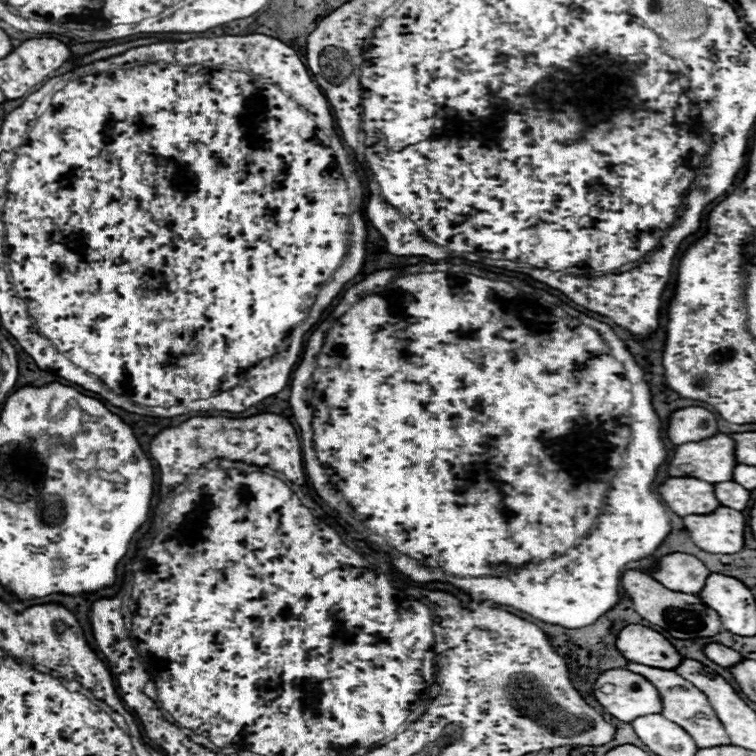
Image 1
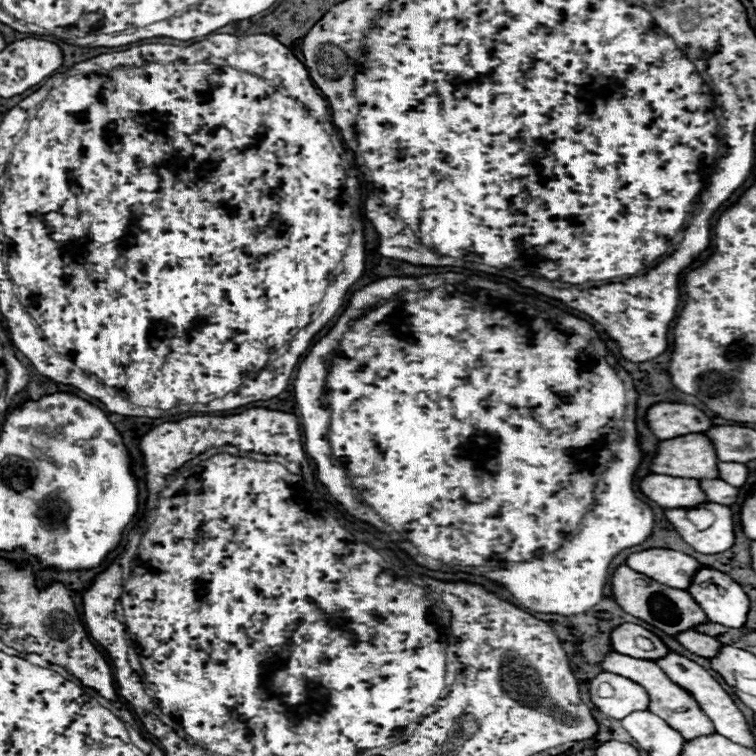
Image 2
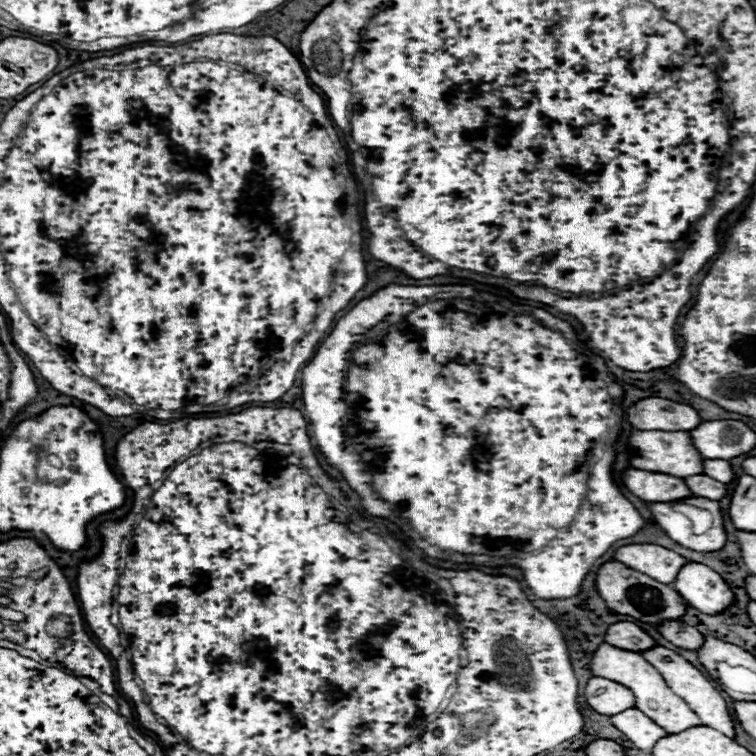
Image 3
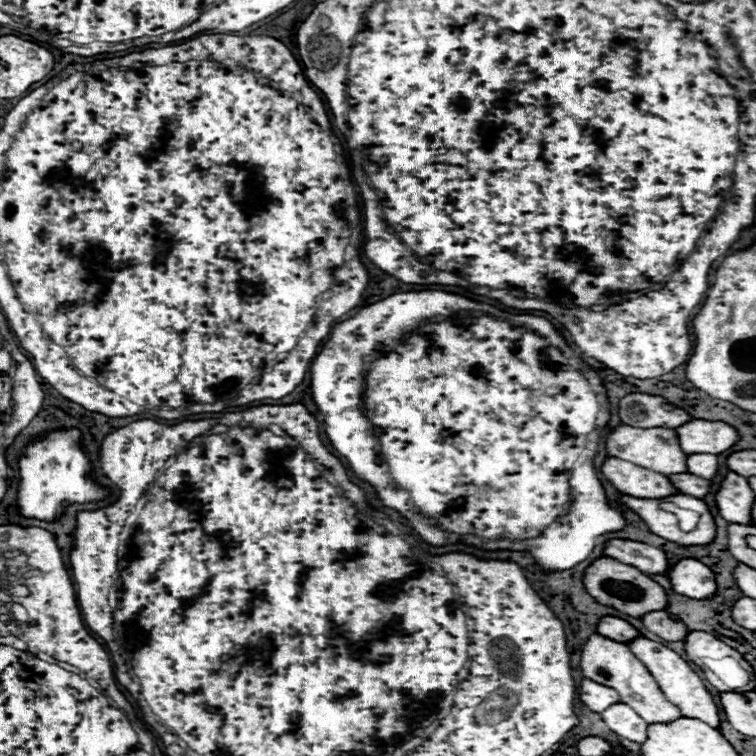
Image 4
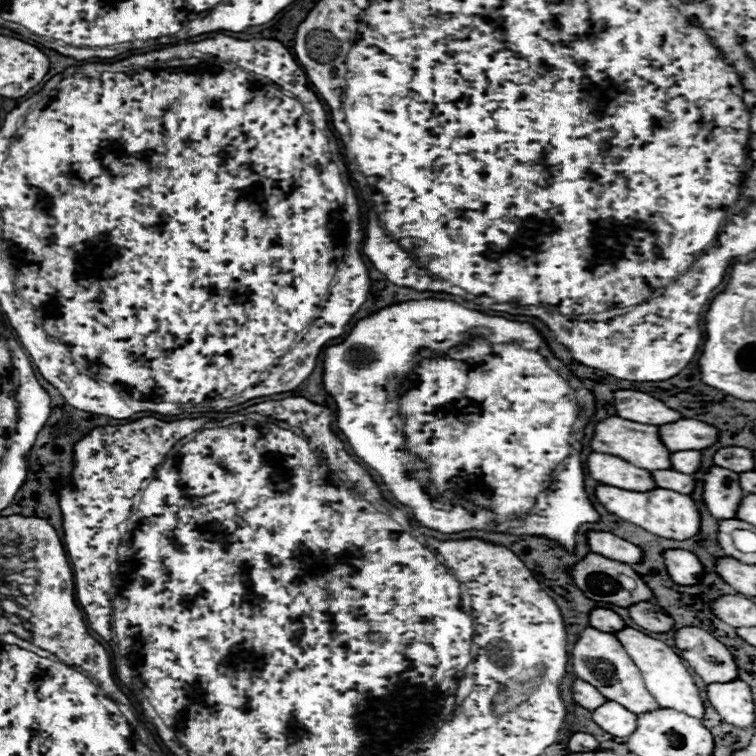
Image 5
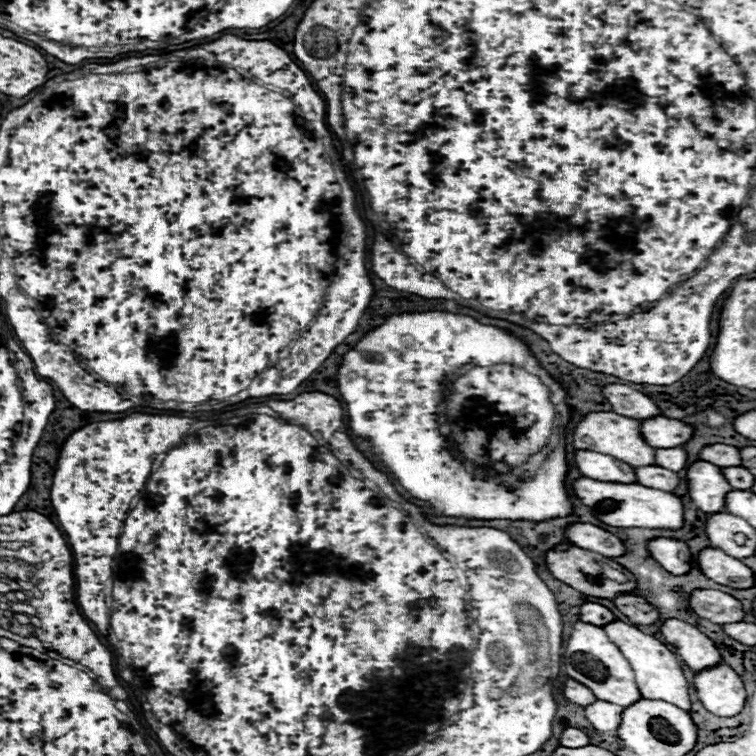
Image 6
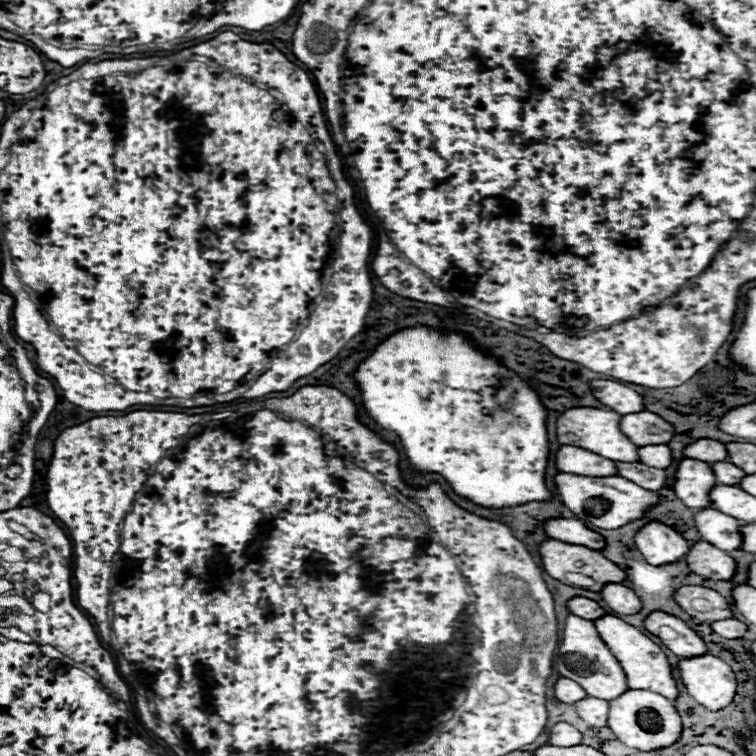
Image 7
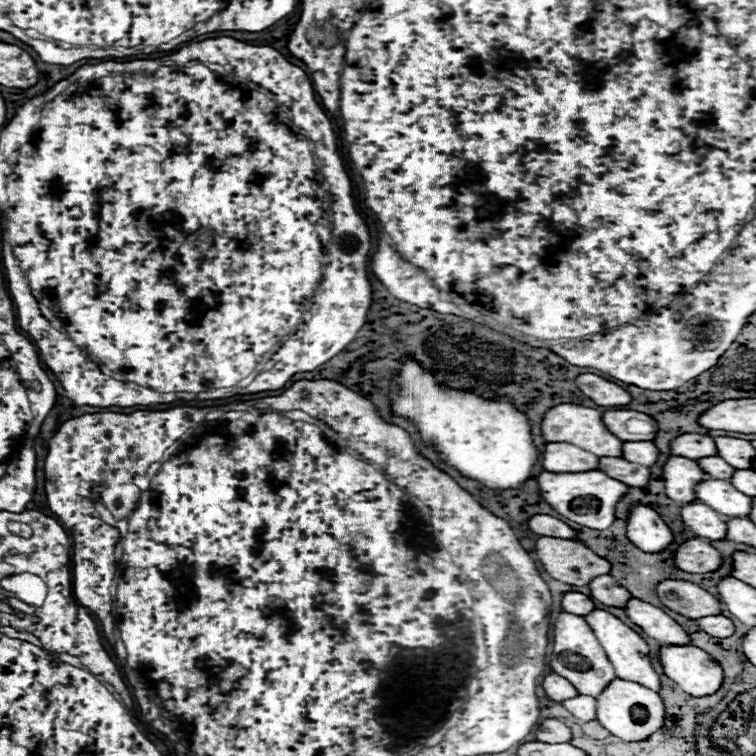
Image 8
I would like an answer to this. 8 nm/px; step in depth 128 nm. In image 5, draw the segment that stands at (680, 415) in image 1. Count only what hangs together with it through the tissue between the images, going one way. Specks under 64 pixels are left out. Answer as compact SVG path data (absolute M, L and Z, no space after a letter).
M636 390L616 392L614 406L620 418L640 422L640 424L662 426L662 424L670 424L682 418L680 414L676 414L676 410L670 410L656 398L648 396L646 392L636 392Z

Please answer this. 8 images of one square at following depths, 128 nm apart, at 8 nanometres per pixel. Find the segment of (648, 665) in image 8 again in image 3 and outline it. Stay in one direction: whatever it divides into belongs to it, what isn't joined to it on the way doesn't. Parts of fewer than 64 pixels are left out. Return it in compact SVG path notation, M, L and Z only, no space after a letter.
M656 646L654 650L646 650L646 654L642 654L642 656L662 674L662 678L666 680L666 684L670 686L670 690L674 690L674 694L678 694L686 704L690 704L690 708L698 714L698 718L702 720L704 726L710 726L714 730L720 730L728 738L734 738L736 736L734 720L730 716L730 710L728 710L726 700L720 696L720 692L710 684L710 680L698 668L694 668L680 654L668 650L664 646Z

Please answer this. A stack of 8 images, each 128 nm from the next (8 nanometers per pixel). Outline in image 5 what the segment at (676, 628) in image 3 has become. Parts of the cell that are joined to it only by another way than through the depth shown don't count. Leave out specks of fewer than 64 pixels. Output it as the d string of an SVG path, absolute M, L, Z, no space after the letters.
M640 602L638 606L630 606L628 612L630 612L632 620L638 626L642 626L644 630L658 632L658 634L666 634L666 632L674 630L674 620L670 616L666 616L666 612L652 602L648 602L648 604Z

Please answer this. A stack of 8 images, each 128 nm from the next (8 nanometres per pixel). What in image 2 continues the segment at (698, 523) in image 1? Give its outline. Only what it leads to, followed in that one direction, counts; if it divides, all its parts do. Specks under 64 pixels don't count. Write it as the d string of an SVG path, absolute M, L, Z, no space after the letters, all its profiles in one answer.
M706 502L704 508L712 510L716 520L710 528L698 530L686 516L686 510L666 510L666 518L672 526L676 526L678 534L686 544L690 544L696 552L702 554L720 554L734 546L734 520L732 510L728 506L718 506L714 502Z

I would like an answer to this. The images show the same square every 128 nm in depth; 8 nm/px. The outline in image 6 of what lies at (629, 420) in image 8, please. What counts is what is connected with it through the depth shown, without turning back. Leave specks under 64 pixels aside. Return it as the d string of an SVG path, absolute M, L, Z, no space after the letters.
M666 416L652 418L650 422L642 422L642 436L654 448L678 448L686 444L694 434L690 424L670 420Z

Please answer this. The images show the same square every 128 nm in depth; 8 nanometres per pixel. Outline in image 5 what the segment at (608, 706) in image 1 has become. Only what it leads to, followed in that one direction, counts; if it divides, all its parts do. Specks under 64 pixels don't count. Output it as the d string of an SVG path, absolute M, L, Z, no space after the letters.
M584 680L574 682L574 700L576 700L576 704L580 704L586 710L596 710L598 706L602 706L606 702L606 698L592 684L588 684Z

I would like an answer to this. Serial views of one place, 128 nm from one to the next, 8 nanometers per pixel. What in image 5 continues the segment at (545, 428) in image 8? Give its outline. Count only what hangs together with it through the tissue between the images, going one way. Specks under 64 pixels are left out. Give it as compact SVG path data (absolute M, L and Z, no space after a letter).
M612 416L612 418L606 418L604 422L596 424L590 446L592 446L594 452L604 452L604 454L618 456L618 458L622 458L622 460L626 460L626 462L630 462L638 468L650 470L650 472L672 468L672 462L670 462L672 452L662 444L658 426L638 426L638 422L626 422L624 418Z

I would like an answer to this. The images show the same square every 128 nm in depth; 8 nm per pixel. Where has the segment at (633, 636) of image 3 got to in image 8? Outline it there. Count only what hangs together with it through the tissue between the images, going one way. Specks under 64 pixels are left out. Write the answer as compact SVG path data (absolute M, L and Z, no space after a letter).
M570 592L562 598L562 610L570 612L570 614L576 614L576 616L586 616L594 608L596 608L594 602L588 596L580 594L580 592Z

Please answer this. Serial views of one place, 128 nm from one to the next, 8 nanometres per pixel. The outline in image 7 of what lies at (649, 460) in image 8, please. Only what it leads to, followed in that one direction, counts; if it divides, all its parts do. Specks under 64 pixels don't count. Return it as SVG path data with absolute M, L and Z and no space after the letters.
M642 446L638 454L640 462L646 462L646 466L658 466L664 470L672 464L672 450L668 446Z

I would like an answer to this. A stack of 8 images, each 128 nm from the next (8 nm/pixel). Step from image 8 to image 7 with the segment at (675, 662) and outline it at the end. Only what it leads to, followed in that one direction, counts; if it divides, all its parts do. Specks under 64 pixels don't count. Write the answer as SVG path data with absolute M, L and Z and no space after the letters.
M704 654L702 658L680 660L678 668L688 694L706 710L718 712L732 704L736 696L736 676L726 662Z

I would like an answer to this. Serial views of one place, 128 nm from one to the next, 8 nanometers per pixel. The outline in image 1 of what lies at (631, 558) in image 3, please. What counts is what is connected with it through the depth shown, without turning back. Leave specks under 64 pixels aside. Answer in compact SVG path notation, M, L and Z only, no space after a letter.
M676 552L660 558L660 562L650 570L650 574L662 586L674 592L686 592L698 596L706 584L706 578L710 576L710 570L706 570L704 562L698 562L698 558Z

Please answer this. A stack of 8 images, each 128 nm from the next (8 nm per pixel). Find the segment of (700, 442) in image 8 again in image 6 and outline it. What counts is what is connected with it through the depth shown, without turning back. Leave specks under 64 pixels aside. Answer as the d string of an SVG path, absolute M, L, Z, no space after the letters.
M712 444L712 446L706 446L706 448L700 452L700 460L706 460L706 462L716 464L716 466L720 466L720 468L742 466L740 448L728 446L728 444Z

